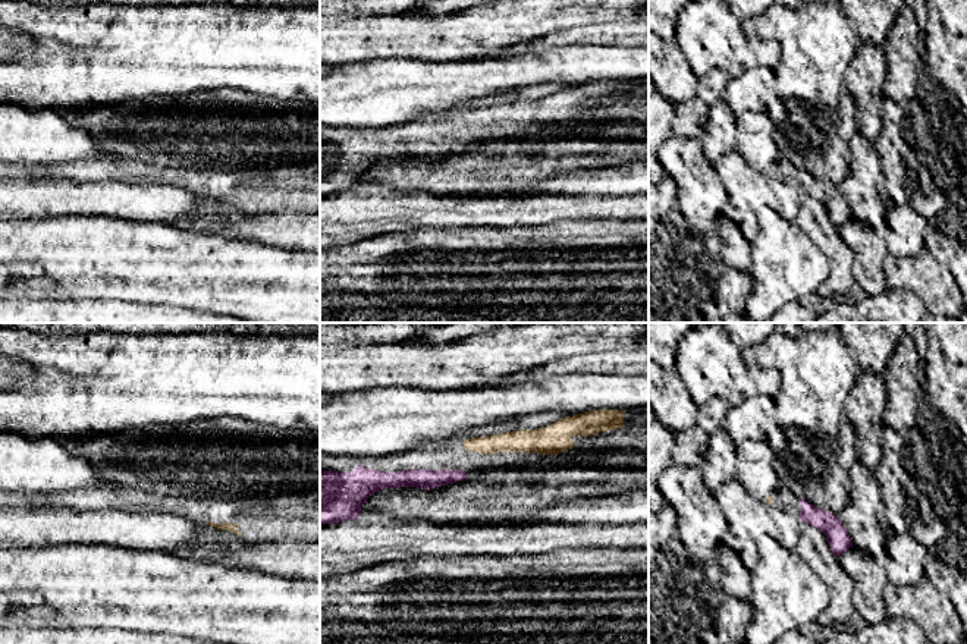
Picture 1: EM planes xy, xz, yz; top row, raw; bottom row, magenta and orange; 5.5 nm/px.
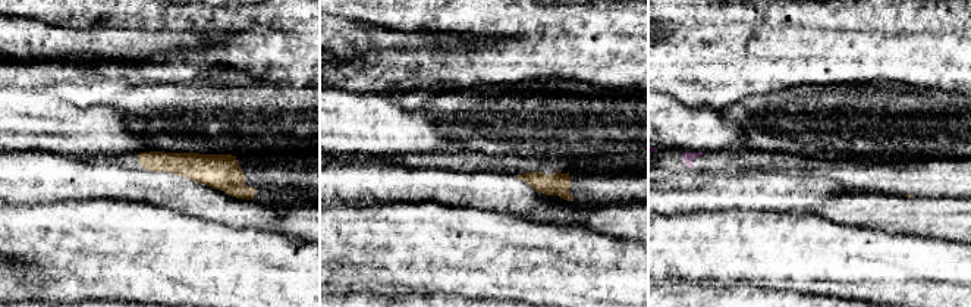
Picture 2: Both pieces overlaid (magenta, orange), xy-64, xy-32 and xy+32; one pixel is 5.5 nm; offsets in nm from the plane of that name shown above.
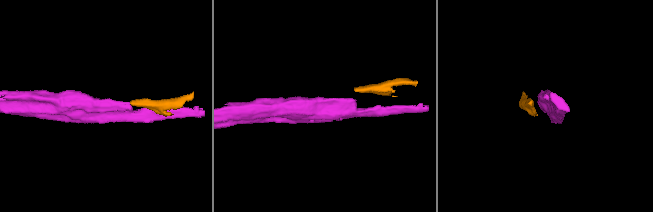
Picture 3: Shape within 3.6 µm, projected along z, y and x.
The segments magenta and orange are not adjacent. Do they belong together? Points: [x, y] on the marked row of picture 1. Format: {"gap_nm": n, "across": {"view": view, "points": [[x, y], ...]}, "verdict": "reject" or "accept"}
{"gap_nm": 120, "across": {"view": "xz", "points": [[467, 473], [470, 451]]}, "verdict": "accept"}

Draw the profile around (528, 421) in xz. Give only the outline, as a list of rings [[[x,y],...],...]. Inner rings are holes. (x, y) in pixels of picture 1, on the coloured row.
[[[550,409],[550,411],[540,411],[536,414],[524,414],[514,418],[505,418],[503,421],[487,422],[478,427],[470,427],[470,428],[461,430],[459,433],[445,440],[443,446],[452,447],[468,439],[493,436],[493,434],[500,434],[506,431],[537,430],[546,425],[550,425],[565,417],[572,417],[572,415],[577,415],[577,414],[565,412],[559,409]]]

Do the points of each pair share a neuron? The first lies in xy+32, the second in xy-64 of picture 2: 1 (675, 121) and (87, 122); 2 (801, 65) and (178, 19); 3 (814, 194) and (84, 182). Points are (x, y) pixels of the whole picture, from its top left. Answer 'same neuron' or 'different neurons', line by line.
1: same neuron
2: same neuron
3: same neuron

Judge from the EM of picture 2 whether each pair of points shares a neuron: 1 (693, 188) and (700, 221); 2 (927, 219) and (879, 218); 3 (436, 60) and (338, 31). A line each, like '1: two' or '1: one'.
1: two
2: one
3: two

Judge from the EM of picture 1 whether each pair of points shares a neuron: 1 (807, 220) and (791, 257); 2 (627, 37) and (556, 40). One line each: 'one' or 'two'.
1: two
2: one

